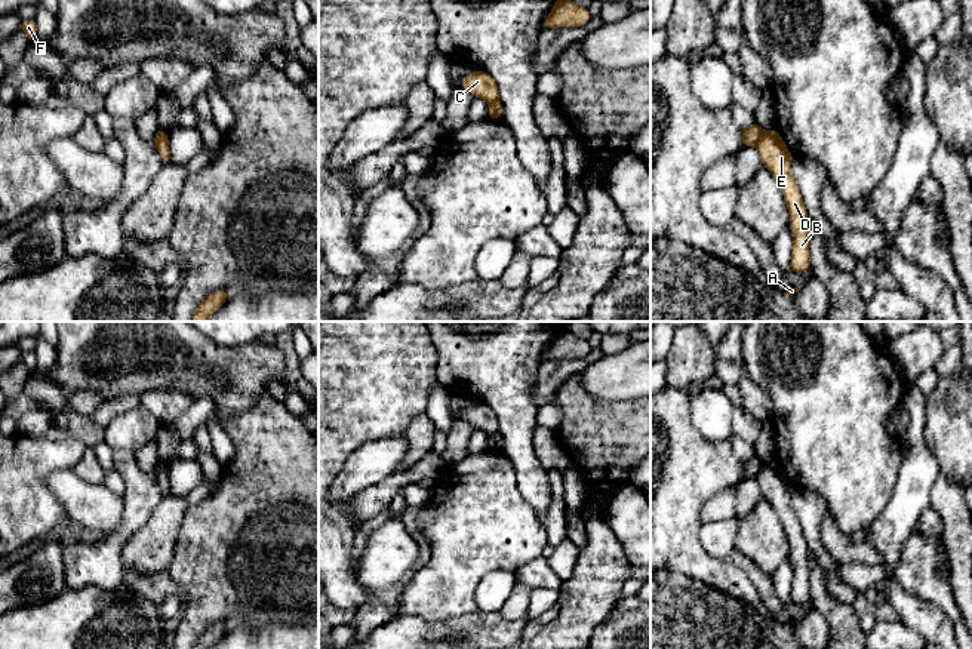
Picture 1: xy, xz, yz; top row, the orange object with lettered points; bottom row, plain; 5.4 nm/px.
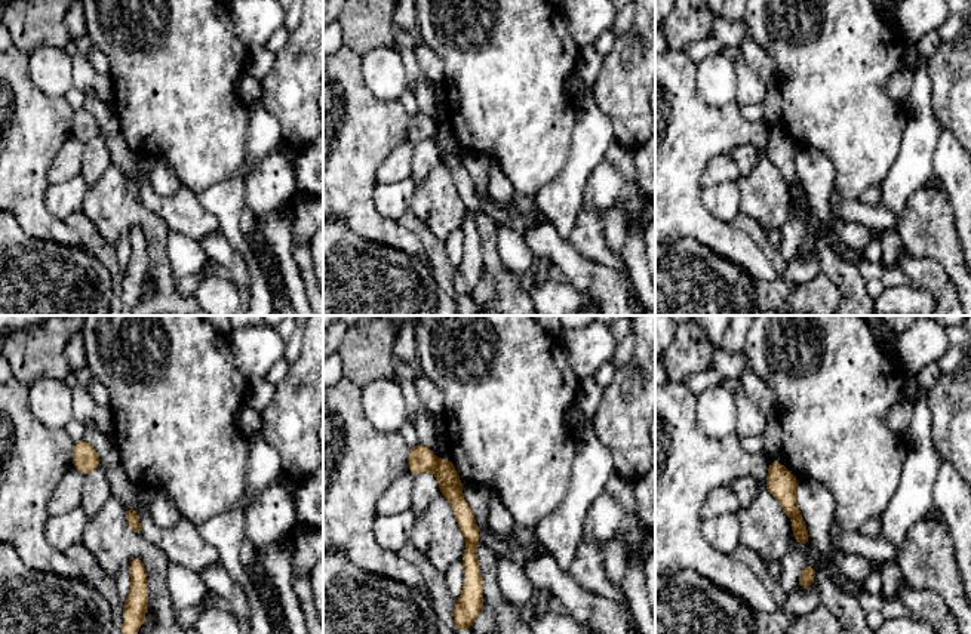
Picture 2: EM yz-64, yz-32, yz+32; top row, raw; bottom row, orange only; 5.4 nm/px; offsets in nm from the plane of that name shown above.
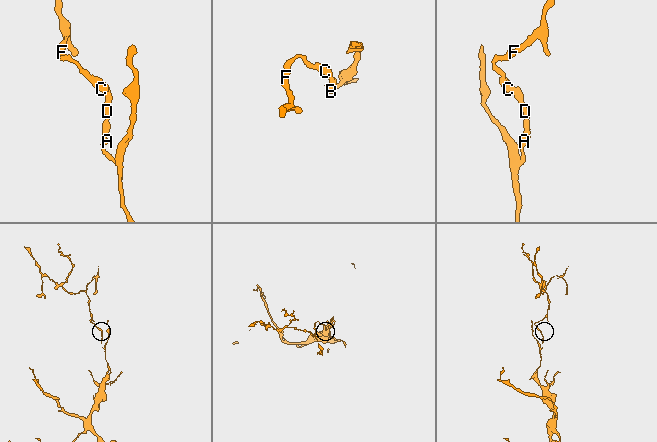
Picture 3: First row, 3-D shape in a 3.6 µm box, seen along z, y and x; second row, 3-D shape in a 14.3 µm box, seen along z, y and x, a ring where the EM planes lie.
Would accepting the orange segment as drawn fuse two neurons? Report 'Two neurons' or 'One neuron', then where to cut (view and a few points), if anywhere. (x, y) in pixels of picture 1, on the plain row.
Two neurons. Split along yz (765, 464), (756, 476)

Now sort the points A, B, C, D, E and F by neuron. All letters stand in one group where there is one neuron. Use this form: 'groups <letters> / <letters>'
groups A B D E / C F

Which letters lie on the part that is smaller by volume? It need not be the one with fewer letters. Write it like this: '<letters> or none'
C, F

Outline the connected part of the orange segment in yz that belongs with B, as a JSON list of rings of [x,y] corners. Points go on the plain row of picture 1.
[[[776,461],[762,467],[757,476],[763,498],[769,501],[779,516],[790,544],[790,562],[794,569],[790,602],[805,605],[810,600],[809,588],[809,550],[800,522],[790,504],[793,486],[787,482]]]

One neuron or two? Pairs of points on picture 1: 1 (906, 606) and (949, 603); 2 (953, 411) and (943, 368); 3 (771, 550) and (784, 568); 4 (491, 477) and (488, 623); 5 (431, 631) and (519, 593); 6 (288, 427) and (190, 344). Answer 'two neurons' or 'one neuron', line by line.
1: two neurons
2: two neurons
3: two neurons
4: two neurons
5: two neurons
6: two neurons

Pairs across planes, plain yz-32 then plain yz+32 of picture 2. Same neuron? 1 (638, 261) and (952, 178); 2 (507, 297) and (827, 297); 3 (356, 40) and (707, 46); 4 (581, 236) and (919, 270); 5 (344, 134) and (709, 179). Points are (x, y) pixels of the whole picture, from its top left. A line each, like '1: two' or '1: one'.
1: one
2: two
3: two
4: two
5: two

